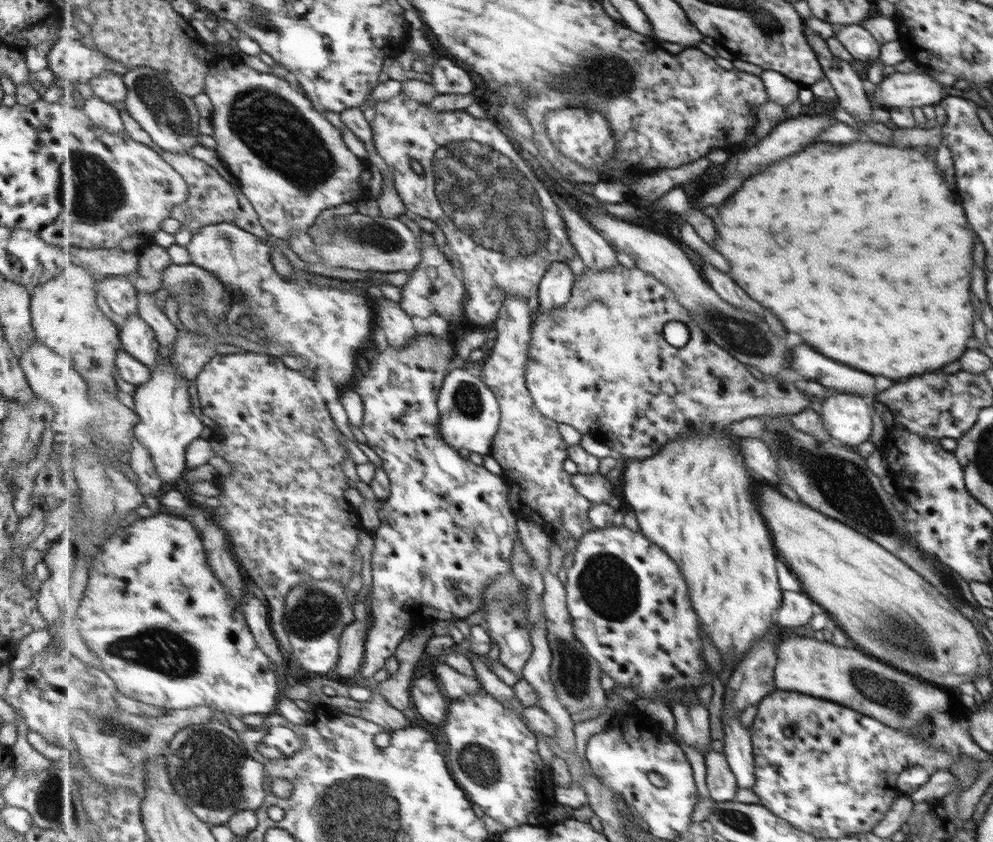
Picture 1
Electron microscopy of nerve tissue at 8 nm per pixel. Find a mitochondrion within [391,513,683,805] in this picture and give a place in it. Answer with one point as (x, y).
(607, 585)

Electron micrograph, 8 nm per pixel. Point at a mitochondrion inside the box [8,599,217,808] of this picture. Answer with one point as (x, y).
(168, 652)

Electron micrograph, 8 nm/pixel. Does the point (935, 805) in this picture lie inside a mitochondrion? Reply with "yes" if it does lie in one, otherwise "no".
no

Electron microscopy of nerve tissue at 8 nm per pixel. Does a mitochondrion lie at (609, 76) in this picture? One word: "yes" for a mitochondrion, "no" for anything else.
yes

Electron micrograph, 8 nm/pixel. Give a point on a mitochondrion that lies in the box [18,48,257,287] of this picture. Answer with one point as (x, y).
(108, 199)

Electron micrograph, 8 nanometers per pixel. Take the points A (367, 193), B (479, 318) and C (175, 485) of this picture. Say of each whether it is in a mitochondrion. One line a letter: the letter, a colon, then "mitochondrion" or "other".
A: other
B: other
C: other

